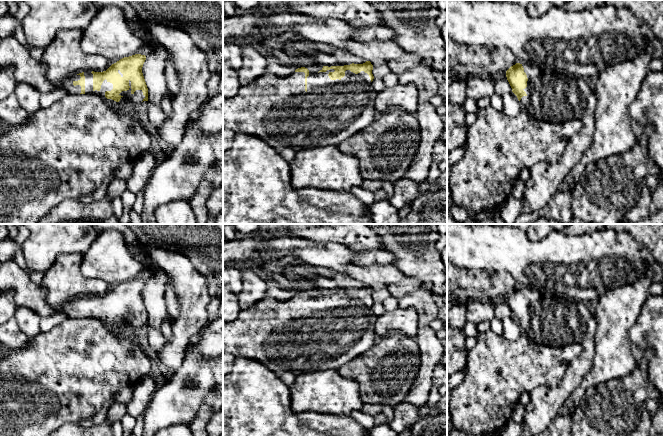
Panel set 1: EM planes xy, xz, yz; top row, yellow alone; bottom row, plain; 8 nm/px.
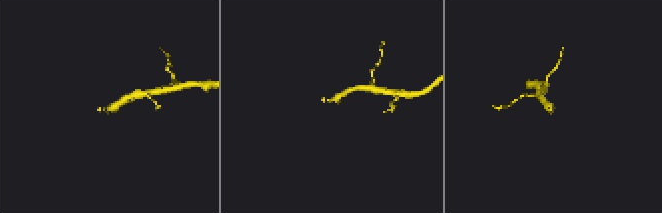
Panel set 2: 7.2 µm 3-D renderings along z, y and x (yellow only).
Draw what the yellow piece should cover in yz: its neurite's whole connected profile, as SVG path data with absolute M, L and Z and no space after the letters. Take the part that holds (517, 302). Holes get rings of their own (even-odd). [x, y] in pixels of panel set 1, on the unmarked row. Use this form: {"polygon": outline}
{"polygon": "M516 287L506 295L520 331L540 345L581 343L592 307L549 291Z"}

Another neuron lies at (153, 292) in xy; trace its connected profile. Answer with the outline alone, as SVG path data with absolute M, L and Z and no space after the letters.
M143 246L147 250L151 270L149 271L150 277L146 279L142 297L148 312L148 325L161 331L162 323L168 313L164 296L166 291L166 275L151 257L151 248Z

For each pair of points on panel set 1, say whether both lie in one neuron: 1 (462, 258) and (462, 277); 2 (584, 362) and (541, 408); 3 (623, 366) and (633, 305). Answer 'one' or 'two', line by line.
1: two
2: one
3: one

